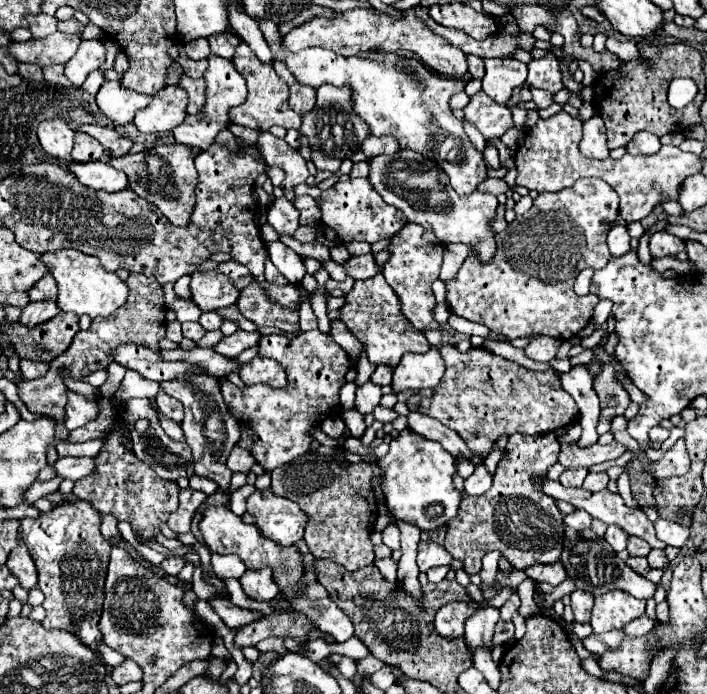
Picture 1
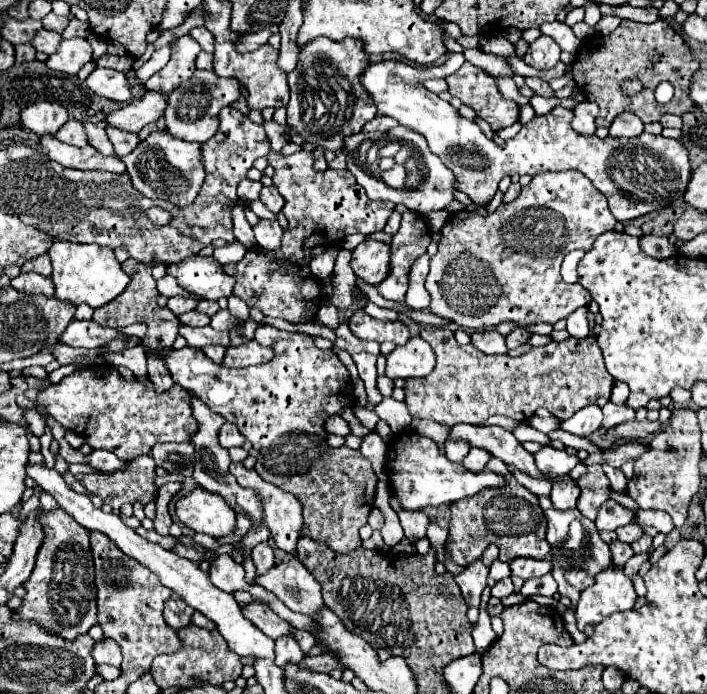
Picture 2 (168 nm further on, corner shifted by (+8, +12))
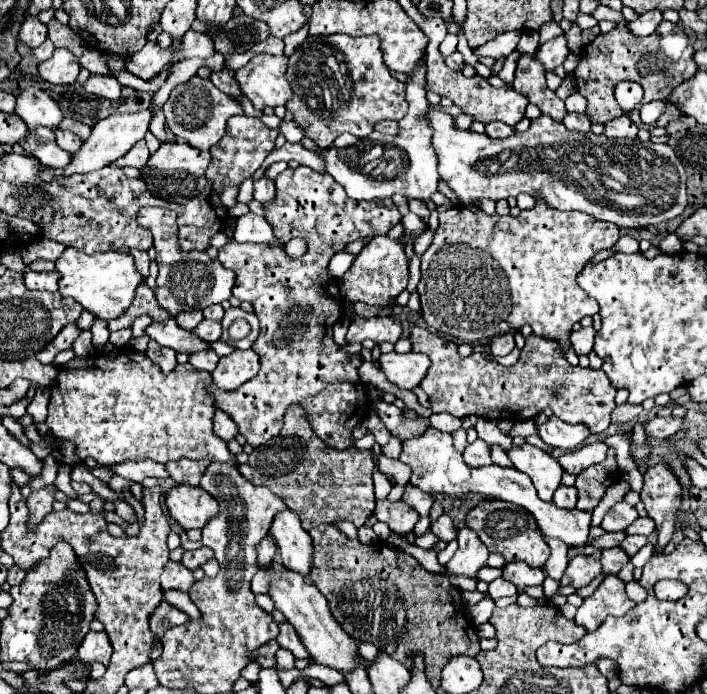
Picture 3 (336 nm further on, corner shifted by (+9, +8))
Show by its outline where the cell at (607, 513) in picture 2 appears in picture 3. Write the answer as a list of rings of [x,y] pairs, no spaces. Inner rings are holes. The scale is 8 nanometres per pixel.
[[[617,502],[603,518],[601,528],[605,532],[625,532],[629,524],[633,524],[639,518],[635,506],[627,504],[627,502]]]

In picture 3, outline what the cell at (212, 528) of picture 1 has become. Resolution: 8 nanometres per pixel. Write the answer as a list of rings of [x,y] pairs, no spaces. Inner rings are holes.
[[[177,484],[171,490],[165,492],[165,504],[169,508],[171,518],[183,528],[203,528],[207,520],[217,516],[219,504],[215,498],[199,486],[189,484]]]

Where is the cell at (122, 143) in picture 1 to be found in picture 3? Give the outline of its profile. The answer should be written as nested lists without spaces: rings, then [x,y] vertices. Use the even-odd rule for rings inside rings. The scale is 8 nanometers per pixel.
[[[139,140],[121,160],[115,160],[113,164],[119,166],[119,168],[125,168],[125,166],[131,166],[131,168],[145,168],[145,166],[147,166],[147,160],[149,160],[147,144],[145,144],[145,140]]]

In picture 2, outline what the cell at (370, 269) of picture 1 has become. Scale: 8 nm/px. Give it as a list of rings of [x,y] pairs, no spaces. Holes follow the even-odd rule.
[[[364,240],[352,250],[352,270],[364,282],[376,286],[388,276],[388,244],[376,240]]]

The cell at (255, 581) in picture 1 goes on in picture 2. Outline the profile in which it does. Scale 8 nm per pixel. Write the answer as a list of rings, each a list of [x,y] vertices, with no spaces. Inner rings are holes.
[[[258,544],[252,550],[252,560],[256,566],[256,576],[264,576],[274,566],[274,552],[268,544]]]

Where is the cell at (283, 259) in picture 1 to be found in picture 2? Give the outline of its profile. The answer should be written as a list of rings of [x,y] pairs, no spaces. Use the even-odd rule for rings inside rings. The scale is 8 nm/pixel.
[[[260,220],[254,226],[254,236],[262,250],[278,250],[282,246],[282,228],[276,220]]]

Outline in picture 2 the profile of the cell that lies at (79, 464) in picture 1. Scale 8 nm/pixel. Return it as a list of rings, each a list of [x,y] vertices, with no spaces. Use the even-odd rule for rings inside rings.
[[[92,450],[86,458],[88,458],[88,466],[100,472],[114,472],[114,470],[124,468],[124,462],[106,450]]]

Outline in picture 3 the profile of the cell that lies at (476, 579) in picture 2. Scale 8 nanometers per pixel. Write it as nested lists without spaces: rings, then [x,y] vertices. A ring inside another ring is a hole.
[[[463,526],[459,530],[457,542],[459,542],[459,548],[457,548],[455,556],[451,558],[451,562],[447,564],[447,570],[451,574],[477,578],[477,570],[487,564],[487,556],[489,556],[485,544],[467,526]]]

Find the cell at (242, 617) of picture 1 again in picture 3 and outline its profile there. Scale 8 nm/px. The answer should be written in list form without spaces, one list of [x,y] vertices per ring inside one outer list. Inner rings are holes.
[[[289,622],[279,624],[279,628],[281,628],[281,632],[279,632],[279,636],[277,636],[277,642],[281,644],[281,648],[293,652],[295,658],[309,658],[309,660],[311,660],[307,648],[305,648],[303,642],[299,640],[299,634],[295,632],[295,628],[291,628]]]

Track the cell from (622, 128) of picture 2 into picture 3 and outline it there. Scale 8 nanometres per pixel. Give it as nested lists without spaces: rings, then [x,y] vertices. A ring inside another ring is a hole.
[[[621,116],[621,118],[613,118],[611,122],[607,122],[603,134],[607,138],[635,138],[637,126],[631,122],[629,116]]]

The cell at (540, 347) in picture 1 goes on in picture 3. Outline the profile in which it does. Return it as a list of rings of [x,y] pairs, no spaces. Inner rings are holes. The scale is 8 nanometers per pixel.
[[[503,334],[503,336],[497,336],[495,340],[489,342],[491,350],[495,356],[507,356],[513,348],[515,348],[515,342],[513,342],[513,334]]]

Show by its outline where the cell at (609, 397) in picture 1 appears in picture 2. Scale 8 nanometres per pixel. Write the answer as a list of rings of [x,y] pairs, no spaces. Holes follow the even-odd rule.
[[[592,404],[578,410],[572,418],[560,422],[560,428],[578,436],[590,436],[600,428],[600,422],[602,422],[602,408]]]

